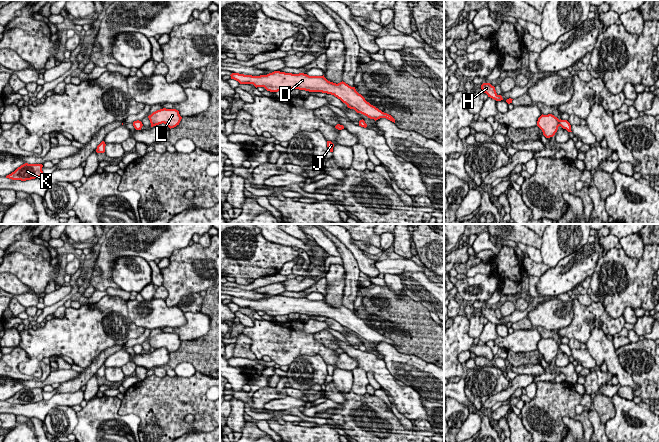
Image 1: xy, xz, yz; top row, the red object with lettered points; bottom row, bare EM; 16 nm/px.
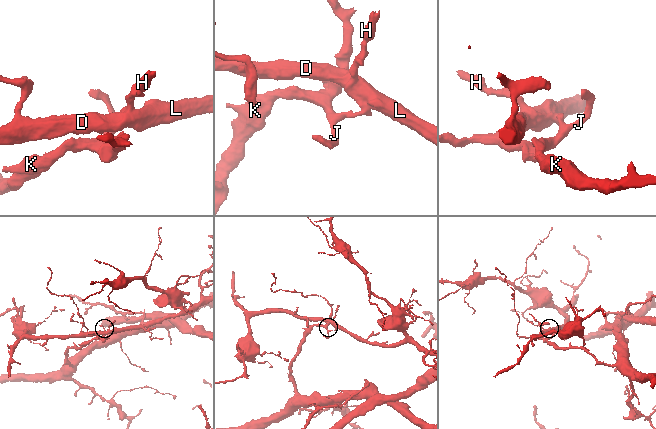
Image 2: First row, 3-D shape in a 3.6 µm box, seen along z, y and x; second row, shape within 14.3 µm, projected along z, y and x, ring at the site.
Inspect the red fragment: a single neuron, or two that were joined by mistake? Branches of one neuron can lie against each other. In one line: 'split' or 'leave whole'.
split

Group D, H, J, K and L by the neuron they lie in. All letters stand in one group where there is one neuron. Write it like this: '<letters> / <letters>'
D H L / J K

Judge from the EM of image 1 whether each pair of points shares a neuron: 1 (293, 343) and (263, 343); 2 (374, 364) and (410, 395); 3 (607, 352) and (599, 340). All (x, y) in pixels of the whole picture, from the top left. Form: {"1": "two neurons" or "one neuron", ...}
{"1": "one neuron", "2": "one neuron", "3": "one neuron"}

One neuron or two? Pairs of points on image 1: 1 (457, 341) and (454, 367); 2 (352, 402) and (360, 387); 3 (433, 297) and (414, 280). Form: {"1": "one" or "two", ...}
{"1": "one", "2": "two", "3": "one"}

